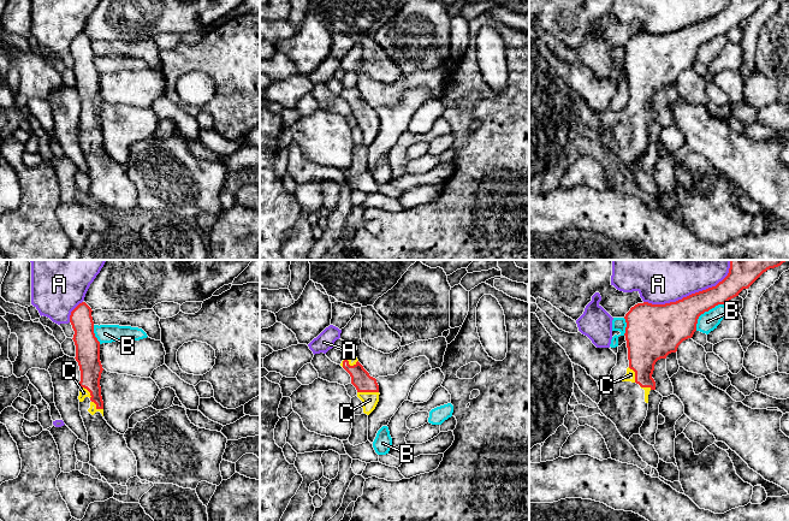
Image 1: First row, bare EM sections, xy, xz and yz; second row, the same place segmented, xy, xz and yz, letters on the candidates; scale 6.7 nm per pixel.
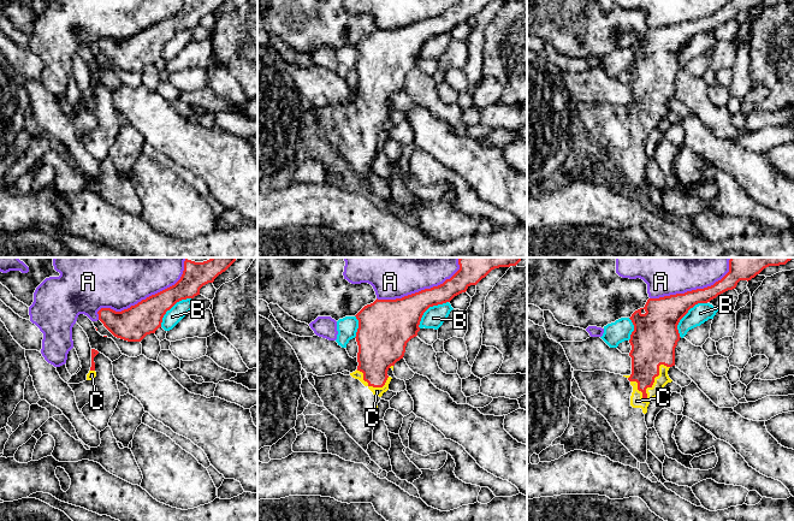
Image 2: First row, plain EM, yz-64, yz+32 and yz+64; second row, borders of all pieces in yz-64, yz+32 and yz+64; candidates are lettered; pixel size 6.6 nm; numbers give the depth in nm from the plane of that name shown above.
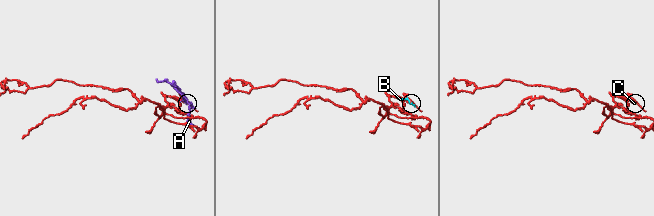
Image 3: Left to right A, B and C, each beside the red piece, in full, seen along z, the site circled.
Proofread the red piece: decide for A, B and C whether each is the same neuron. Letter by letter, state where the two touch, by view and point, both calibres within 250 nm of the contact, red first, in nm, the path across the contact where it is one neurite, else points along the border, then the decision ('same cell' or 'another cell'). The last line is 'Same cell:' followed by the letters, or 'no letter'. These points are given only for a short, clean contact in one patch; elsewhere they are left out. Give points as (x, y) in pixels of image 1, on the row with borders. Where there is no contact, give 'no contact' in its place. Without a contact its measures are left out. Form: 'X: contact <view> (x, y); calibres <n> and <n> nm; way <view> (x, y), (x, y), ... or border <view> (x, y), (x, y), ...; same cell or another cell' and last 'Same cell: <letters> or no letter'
A: contact yz (692, 294); calibres 280 and 500 nm; another cell
B: contact yz (705, 311); calibres 280 and 130 nm; another cell
C: contact xz (368, 391); calibres 130 and 110 nm; same cell
Same cell: C

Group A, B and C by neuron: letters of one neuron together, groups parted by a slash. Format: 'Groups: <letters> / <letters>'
Groups: A / B / C

